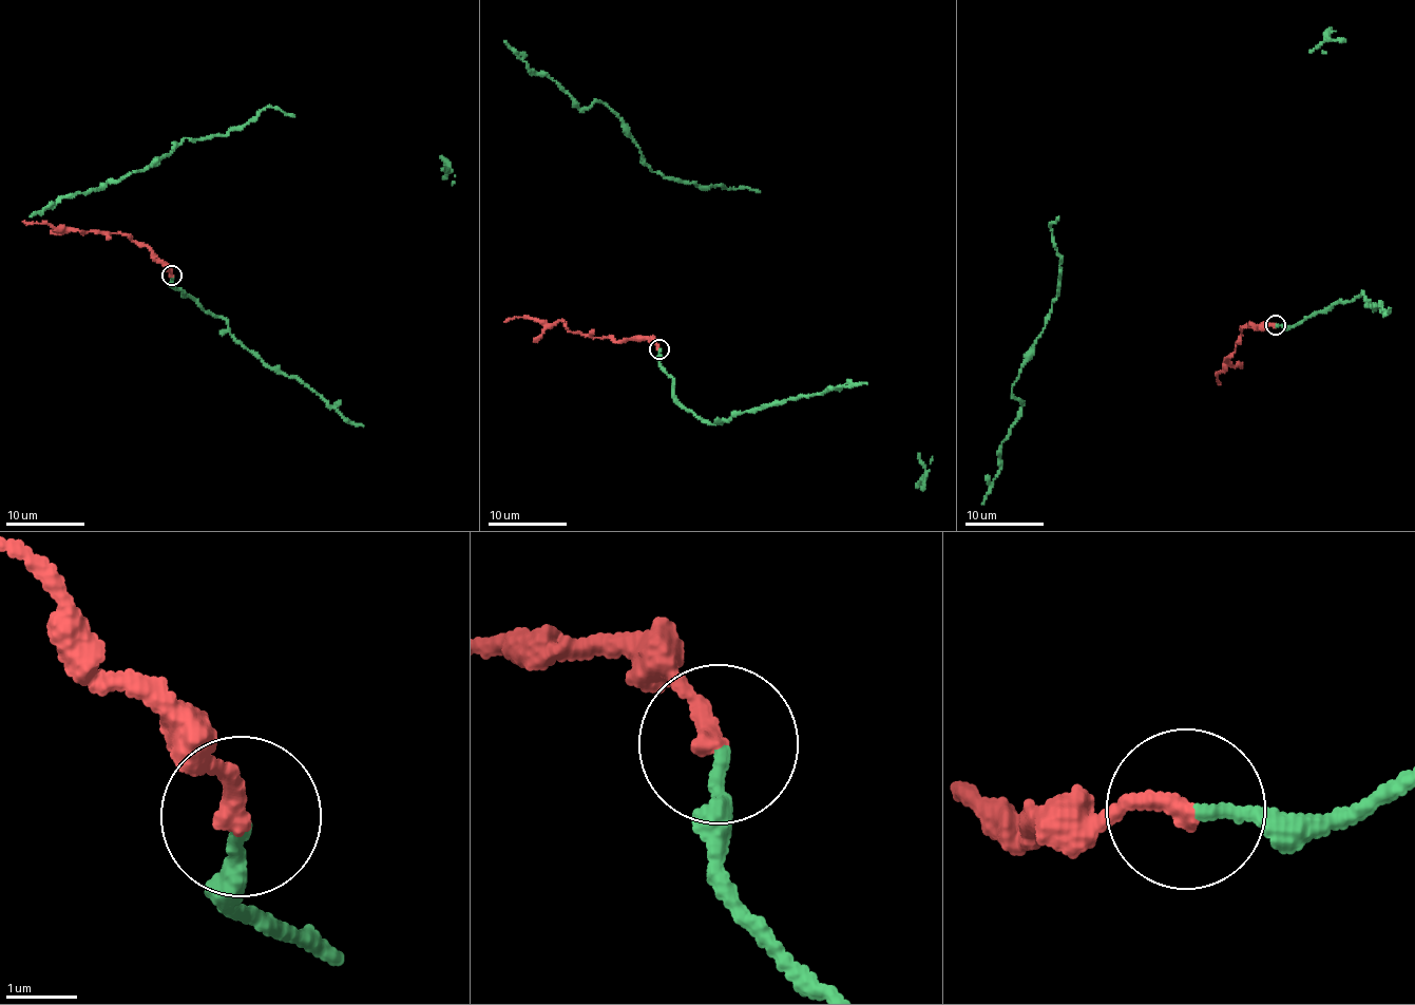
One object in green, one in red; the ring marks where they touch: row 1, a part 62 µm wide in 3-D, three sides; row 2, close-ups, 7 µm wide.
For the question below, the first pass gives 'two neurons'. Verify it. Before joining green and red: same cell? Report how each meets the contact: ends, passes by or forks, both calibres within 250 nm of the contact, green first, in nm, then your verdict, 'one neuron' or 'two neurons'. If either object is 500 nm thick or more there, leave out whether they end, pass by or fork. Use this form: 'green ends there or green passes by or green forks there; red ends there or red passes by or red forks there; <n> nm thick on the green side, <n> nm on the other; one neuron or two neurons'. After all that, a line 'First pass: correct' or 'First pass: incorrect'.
green ends there; red ends there; 190 nm thick on the green side, 280 nm on the other; one neuron
First pass: incorrect

